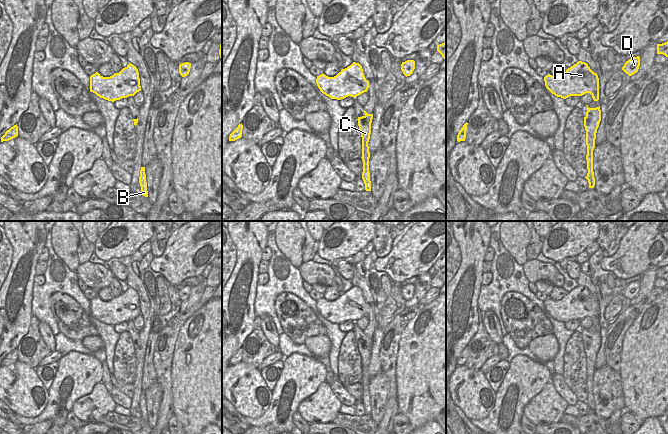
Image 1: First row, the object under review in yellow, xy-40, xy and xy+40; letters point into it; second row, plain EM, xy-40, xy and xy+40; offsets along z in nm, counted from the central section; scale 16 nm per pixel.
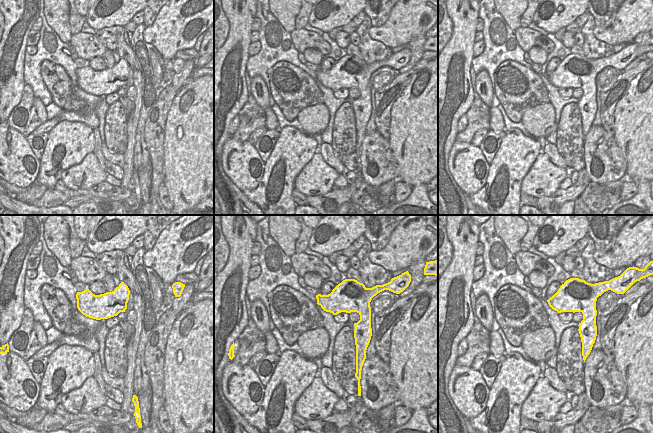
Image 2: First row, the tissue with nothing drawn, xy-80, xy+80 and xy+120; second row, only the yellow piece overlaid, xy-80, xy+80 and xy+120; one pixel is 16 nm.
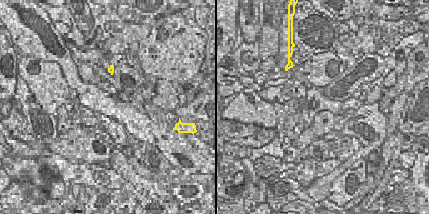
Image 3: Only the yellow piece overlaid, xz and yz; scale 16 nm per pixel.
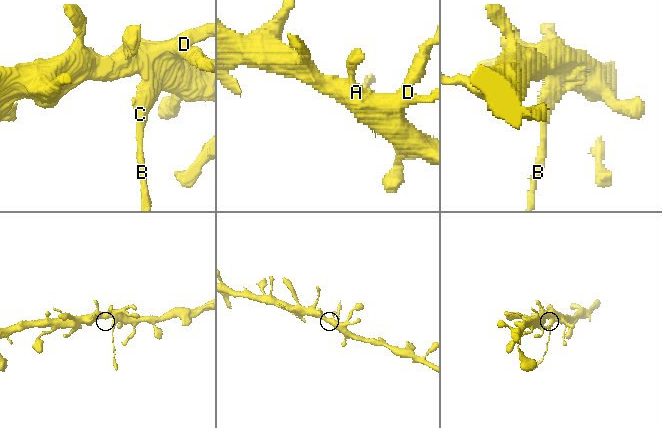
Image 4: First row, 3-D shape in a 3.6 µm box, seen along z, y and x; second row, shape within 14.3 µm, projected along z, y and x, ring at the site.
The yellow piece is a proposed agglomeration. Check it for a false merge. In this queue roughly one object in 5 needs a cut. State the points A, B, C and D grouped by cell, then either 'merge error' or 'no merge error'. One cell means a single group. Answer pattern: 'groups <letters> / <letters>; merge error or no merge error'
groups A C D / B; merge error

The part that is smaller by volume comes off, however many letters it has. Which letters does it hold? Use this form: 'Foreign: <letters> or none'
Foreign: B

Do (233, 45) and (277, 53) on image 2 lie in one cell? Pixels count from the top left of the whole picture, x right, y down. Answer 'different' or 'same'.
different

